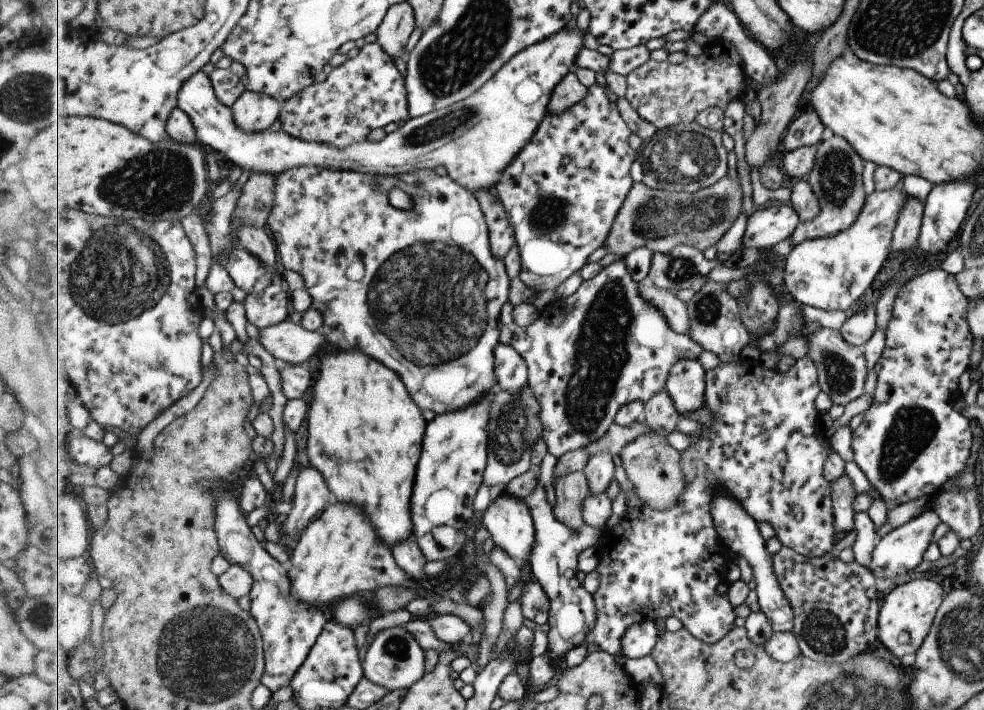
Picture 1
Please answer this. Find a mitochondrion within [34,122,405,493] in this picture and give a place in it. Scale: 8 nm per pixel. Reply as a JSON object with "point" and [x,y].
{"point":[124,267]}

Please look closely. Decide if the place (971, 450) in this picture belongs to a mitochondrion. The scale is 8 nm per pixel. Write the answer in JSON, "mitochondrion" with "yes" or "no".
{"mitochondrion":"no"}

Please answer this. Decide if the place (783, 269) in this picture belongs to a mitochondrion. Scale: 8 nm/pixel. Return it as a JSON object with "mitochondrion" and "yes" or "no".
{"mitochondrion":"no"}

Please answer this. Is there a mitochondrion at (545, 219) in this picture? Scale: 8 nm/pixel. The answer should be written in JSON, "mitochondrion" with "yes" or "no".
{"mitochondrion":"yes"}

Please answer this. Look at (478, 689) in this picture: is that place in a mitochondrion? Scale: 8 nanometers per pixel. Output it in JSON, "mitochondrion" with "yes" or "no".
{"mitochondrion":"no"}

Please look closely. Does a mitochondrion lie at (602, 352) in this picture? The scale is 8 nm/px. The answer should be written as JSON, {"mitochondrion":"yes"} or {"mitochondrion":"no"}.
{"mitochondrion":"yes"}

